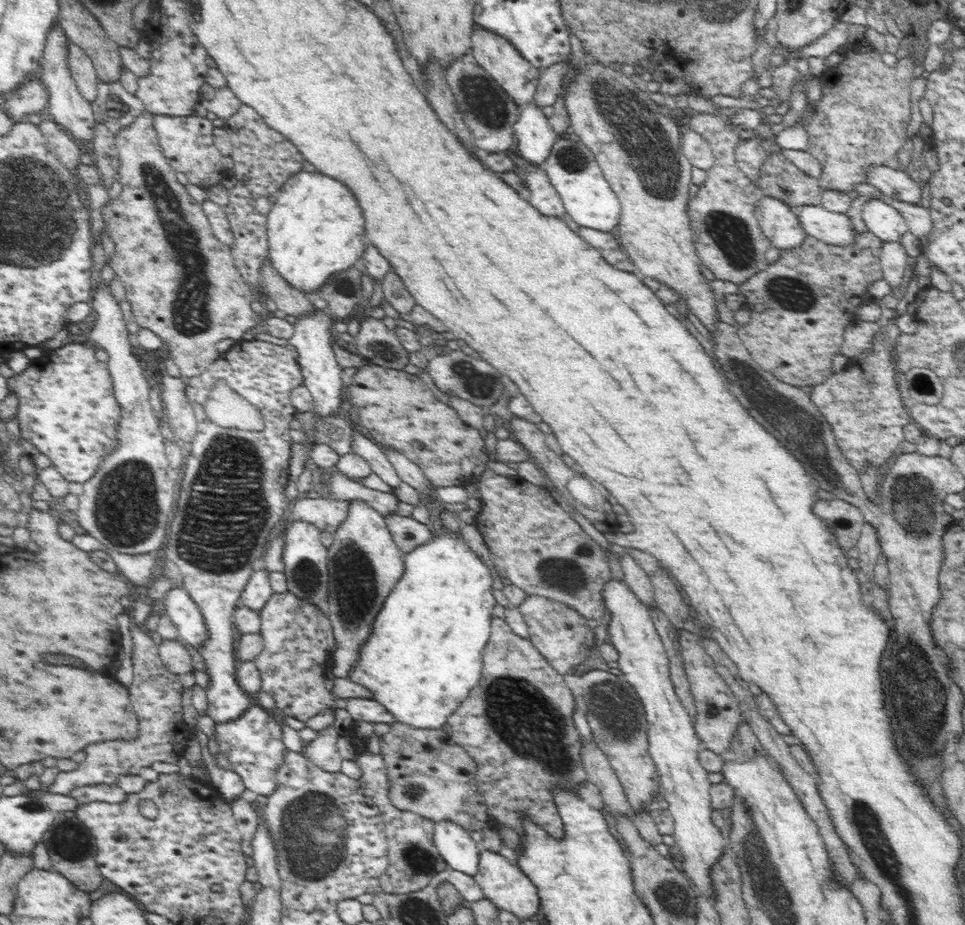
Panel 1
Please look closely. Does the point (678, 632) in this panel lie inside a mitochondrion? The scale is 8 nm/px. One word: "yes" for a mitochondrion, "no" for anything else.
no

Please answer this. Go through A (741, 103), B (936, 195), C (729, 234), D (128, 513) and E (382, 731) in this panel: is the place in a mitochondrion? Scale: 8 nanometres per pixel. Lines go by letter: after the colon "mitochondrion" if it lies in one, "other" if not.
A: other
B: other
C: mitochondrion
D: mitochondrion
E: other

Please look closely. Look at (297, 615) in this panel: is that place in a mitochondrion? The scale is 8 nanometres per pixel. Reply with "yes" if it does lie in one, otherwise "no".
yes

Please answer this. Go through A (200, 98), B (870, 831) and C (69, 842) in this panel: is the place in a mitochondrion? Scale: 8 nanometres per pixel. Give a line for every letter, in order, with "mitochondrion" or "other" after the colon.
A: other
B: mitochondrion
C: mitochondrion

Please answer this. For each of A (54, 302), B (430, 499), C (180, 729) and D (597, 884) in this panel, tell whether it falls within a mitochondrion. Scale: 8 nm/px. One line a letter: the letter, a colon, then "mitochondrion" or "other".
A: other
B: other
C: other
D: other

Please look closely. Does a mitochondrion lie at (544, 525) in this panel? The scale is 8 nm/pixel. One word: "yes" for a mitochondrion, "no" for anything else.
no

